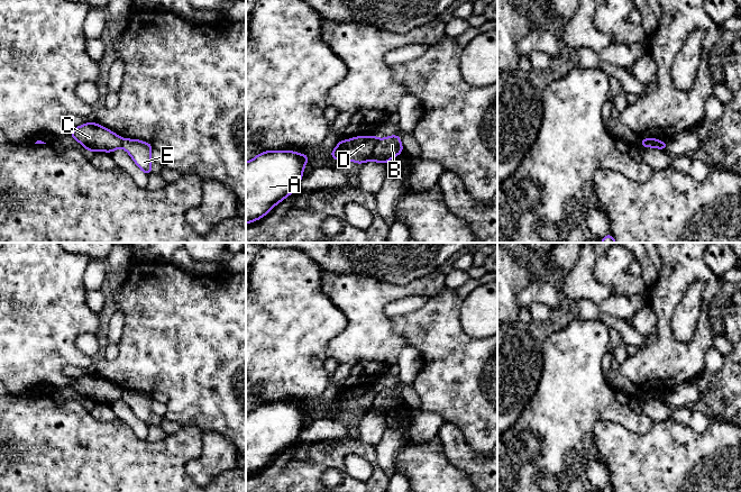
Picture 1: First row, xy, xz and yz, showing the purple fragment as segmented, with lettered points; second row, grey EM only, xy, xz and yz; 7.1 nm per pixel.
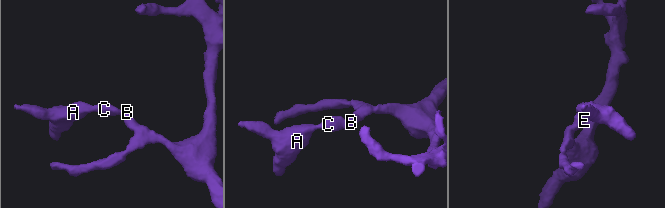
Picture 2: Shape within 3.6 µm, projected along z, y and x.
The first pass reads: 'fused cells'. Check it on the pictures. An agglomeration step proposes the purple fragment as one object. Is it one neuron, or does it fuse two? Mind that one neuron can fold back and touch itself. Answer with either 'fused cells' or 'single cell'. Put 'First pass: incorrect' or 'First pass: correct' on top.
First pass: correct
fused cells

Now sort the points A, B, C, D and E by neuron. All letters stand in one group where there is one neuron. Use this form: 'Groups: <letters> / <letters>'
Groups: A C D / B E

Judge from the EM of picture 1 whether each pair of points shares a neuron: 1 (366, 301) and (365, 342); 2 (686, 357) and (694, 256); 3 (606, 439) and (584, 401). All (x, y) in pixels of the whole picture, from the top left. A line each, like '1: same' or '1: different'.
1: same
2: same
3: different

